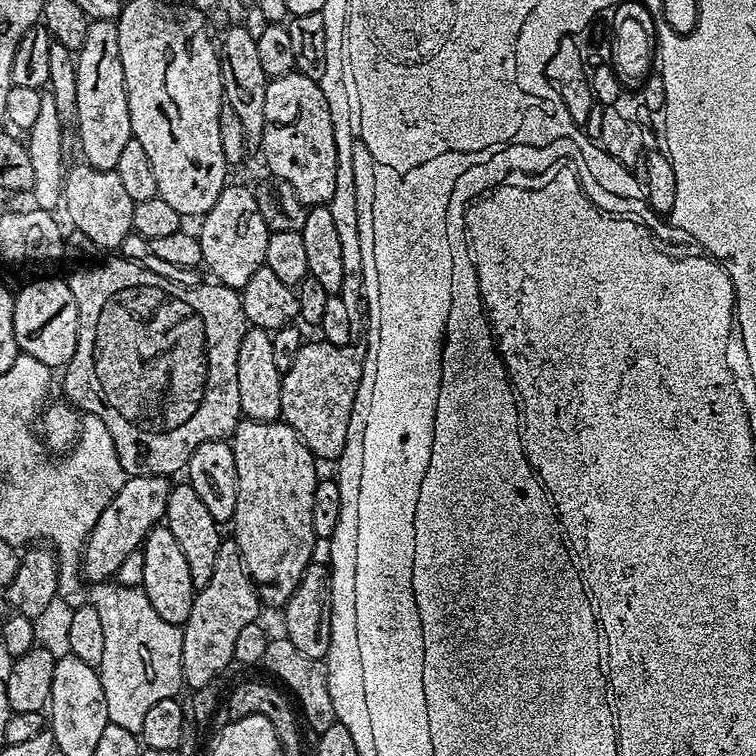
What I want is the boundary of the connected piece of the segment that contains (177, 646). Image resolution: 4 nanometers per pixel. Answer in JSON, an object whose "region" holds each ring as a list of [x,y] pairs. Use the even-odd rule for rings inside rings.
{"region":[[[96,582],[91,588],[90,603],[98,610],[98,618],[102,618],[102,638],[106,638],[106,647],[102,649],[102,662],[98,671],[106,698],[108,722],[138,734],[142,730],[142,721],[145,720],[150,706],[162,702],[162,698],[176,696],[184,684],[182,670],[184,633],[181,625],[162,622],[162,618],[158,618],[158,610],[150,606],[150,598],[146,598],[143,587],[128,588],[117,582]]]}

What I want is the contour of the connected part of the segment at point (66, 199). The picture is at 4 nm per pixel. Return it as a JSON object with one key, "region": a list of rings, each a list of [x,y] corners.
{"region":[[[77,162],[72,169],[67,169],[64,178],[64,194],[62,197],[62,208],[68,211],[68,220],[89,240],[100,248],[114,248],[120,250],[123,240],[133,233],[134,206],[121,183],[119,174],[98,170],[94,166]]]}

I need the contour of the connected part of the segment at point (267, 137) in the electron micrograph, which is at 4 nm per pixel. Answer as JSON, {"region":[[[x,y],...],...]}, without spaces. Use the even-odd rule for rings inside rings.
{"region":[[[295,70],[269,79],[263,148],[268,172],[288,182],[305,206],[326,206],[332,201],[338,150],[334,150],[334,126],[330,122],[327,100],[317,81]]]}

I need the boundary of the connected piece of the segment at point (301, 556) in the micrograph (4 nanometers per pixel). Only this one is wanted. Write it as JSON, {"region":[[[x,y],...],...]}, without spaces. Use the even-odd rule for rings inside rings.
{"region":[[[241,419],[230,437],[230,443],[234,450],[234,467],[238,469],[238,502],[230,528],[236,531],[236,545],[242,554],[244,568],[256,585],[261,605],[282,606],[290,598],[290,594],[294,594],[306,566],[313,563],[312,551],[318,545],[312,525],[318,460],[302,442],[302,438],[298,438],[296,431],[283,422],[259,424],[253,420]]]}

